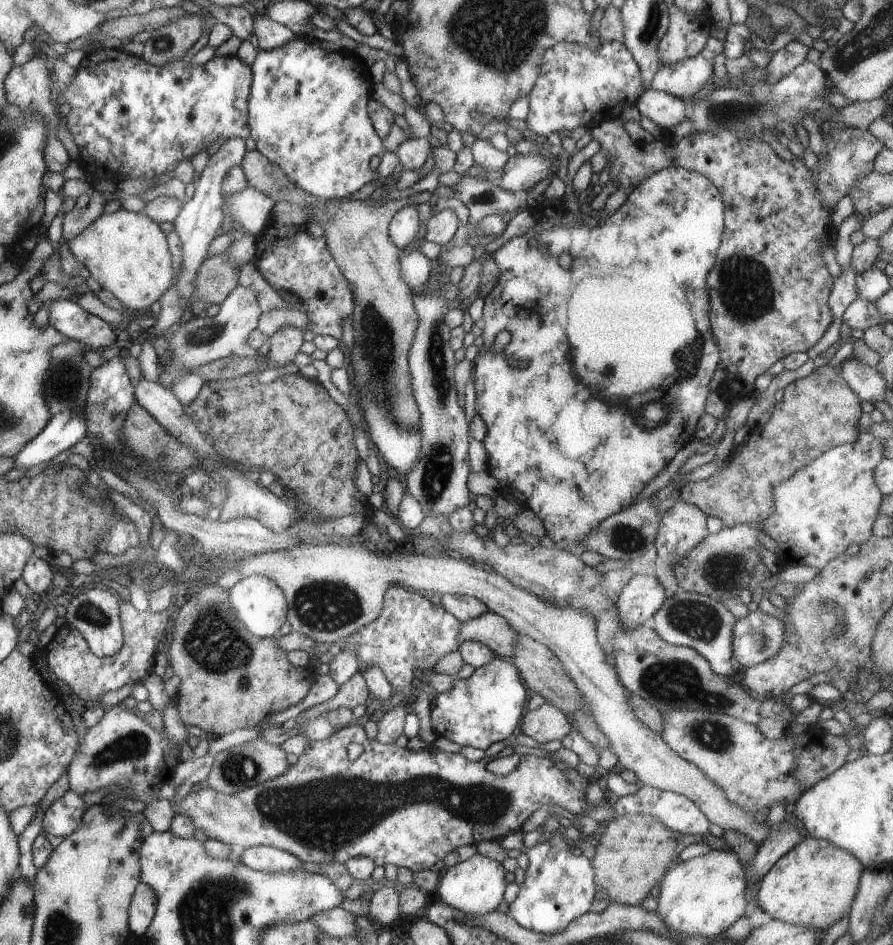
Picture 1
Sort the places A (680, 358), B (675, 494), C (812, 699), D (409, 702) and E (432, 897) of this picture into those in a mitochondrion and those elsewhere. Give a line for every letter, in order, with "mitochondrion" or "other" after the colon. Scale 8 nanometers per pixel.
A: other
B: other
C: other
D: other
E: other

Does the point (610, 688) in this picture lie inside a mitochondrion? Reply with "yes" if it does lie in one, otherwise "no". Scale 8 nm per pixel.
no

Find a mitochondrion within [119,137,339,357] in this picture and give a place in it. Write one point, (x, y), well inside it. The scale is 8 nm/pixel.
(207, 333)

